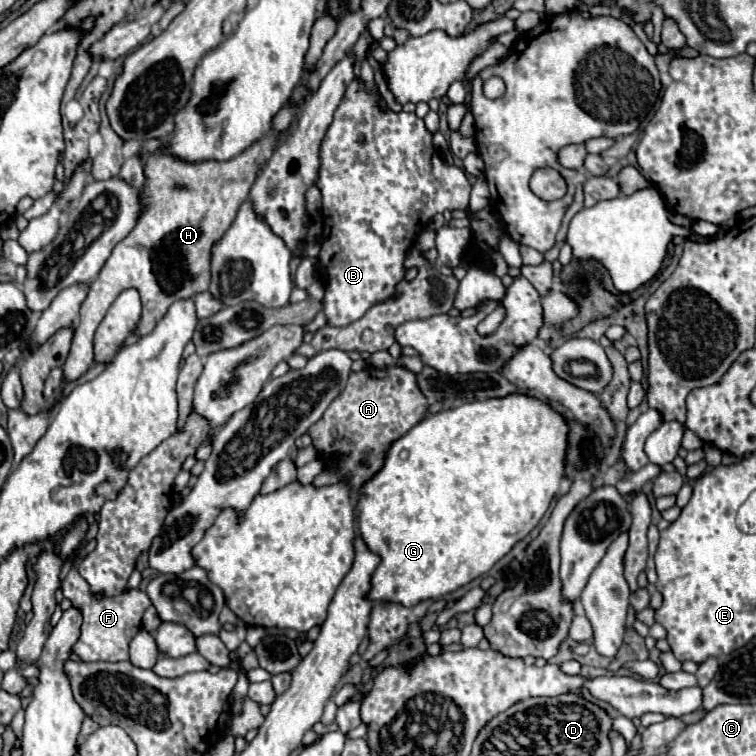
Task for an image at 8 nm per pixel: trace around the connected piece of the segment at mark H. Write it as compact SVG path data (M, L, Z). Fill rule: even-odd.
M268 134L252 148L228 162L186 164L166 154L150 156L146 160L148 180L142 196L146 210L142 212L134 230L112 250L98 278L90 284L88 296L80 308L80 320L76 324L72 350L64 364L64 380L80 378L94 364L94 332L102 322L108 306L124 288L138 288L140 292L142 320L136 328L140 336L146 336L156 328L172 302L192 298L208 290L208 282L212 278L212 246L220 242L220 234L232 226L236 210L248 198L258 170L272 156L278 140L280 136ZM178 184L186 188L178 190Z

